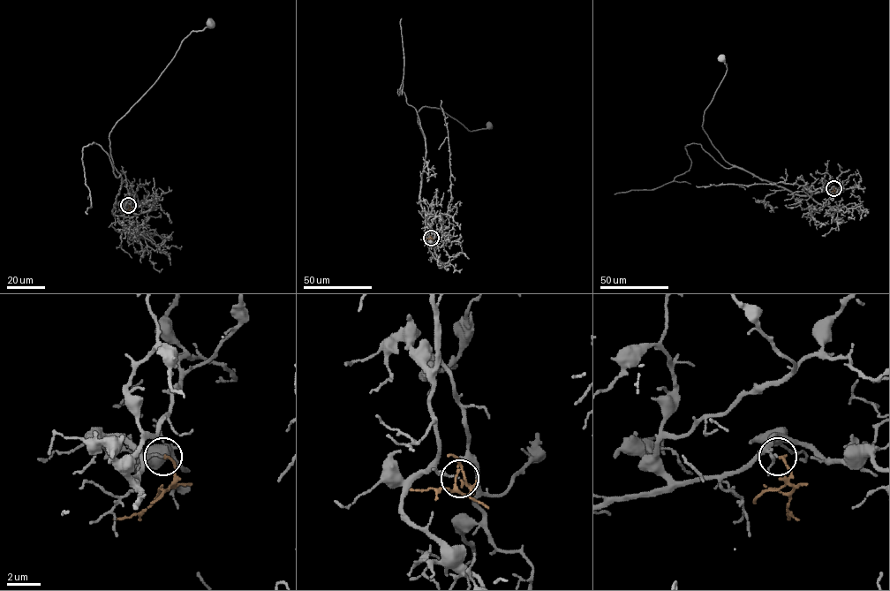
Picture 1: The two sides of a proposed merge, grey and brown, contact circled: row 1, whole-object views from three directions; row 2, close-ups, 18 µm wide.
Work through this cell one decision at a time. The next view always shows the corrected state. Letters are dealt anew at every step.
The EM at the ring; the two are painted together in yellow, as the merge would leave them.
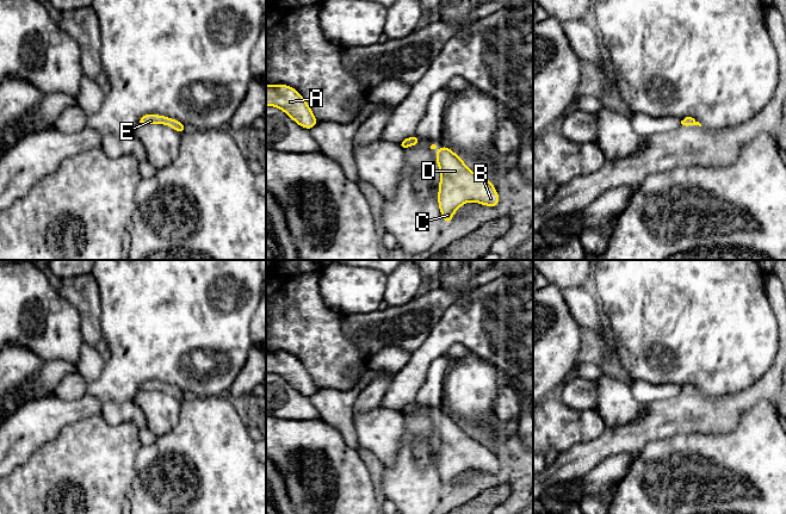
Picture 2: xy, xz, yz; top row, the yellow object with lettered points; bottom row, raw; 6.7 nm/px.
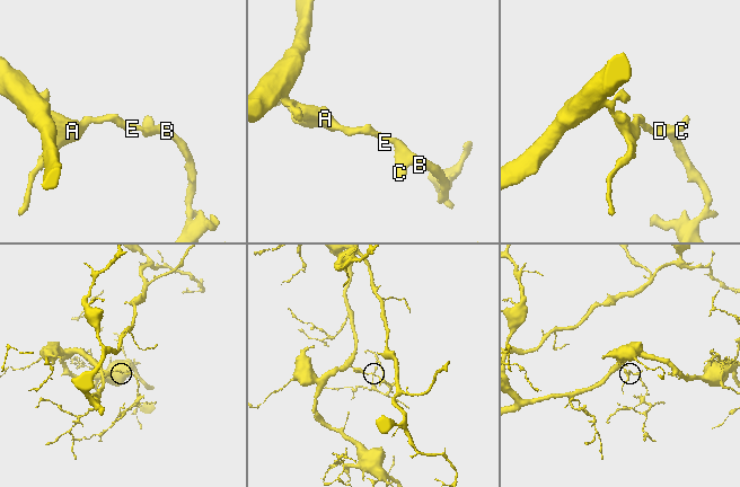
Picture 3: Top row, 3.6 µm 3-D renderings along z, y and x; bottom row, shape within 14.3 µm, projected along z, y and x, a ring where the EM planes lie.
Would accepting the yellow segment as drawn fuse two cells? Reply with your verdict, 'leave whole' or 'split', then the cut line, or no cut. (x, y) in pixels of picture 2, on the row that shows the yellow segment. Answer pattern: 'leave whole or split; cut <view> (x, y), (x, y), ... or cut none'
leave whole; cut none

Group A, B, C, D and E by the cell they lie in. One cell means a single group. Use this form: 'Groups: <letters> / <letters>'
Groups: A B C D E

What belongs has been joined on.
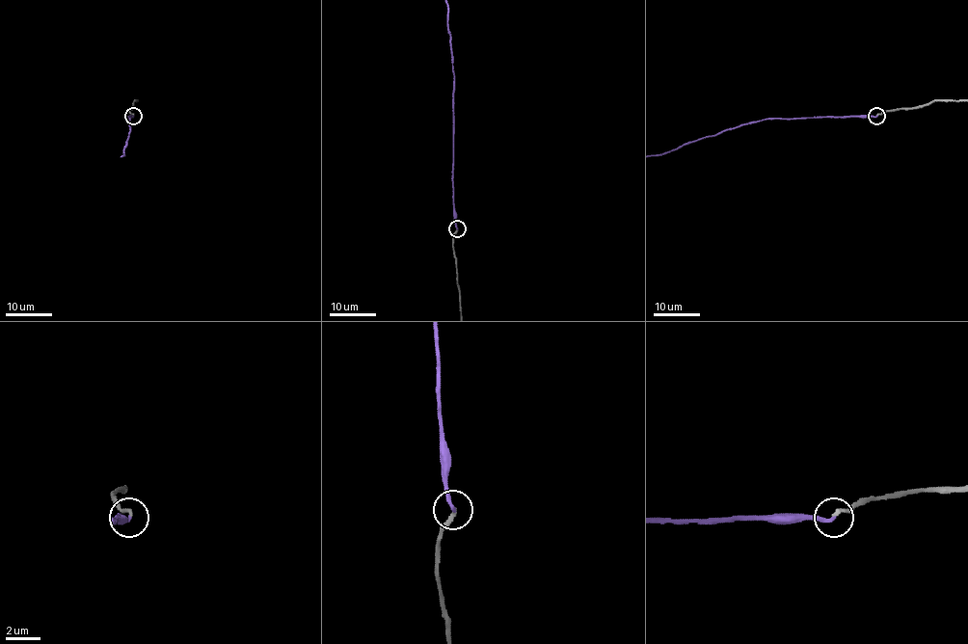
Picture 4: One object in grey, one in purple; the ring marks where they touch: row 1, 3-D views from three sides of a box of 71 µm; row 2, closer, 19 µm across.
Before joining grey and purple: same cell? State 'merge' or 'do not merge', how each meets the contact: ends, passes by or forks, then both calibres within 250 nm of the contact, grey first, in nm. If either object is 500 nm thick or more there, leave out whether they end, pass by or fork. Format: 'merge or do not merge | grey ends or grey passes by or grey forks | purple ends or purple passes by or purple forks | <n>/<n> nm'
merge | grey ends | purple ends | 200/200 nm

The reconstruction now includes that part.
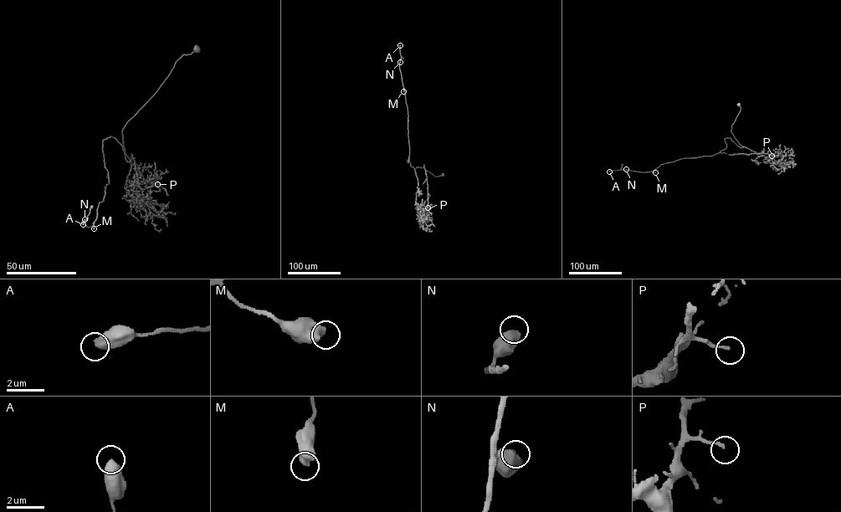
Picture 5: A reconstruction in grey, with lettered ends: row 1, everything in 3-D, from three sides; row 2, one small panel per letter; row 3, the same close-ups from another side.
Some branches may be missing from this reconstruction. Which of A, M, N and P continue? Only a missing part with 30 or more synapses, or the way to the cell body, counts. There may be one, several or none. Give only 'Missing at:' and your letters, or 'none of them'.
Missing at: P

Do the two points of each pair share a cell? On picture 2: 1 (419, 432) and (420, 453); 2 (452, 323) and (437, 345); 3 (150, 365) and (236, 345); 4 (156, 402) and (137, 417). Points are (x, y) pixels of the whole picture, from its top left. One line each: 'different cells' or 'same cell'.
1: different cells
2: same cell
3: same cell
4: different cells

